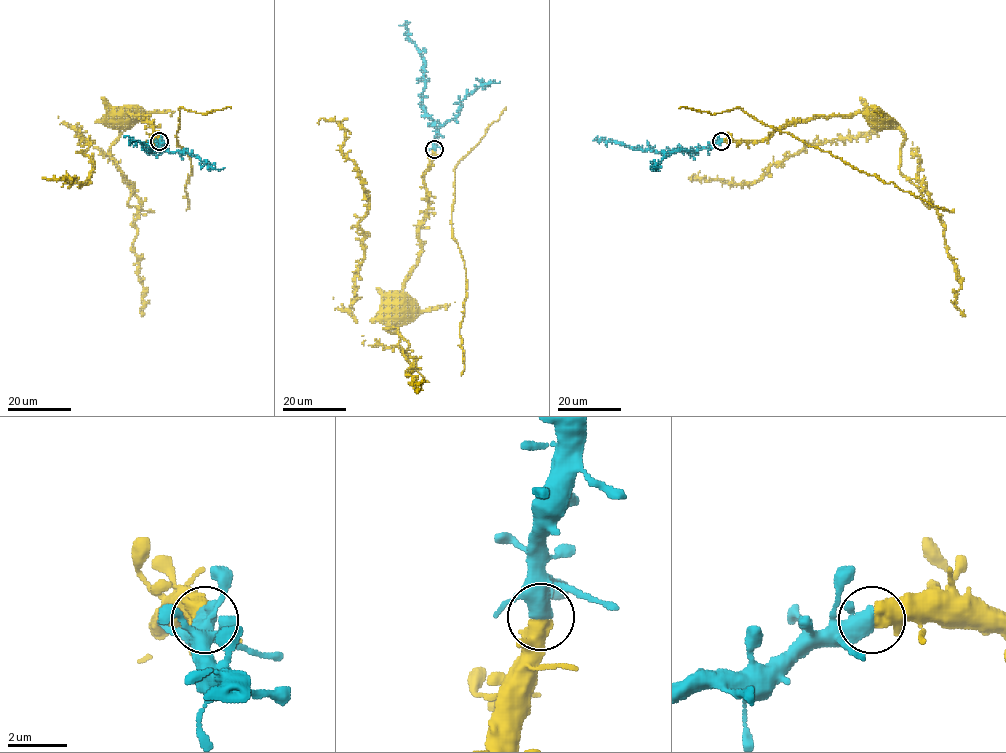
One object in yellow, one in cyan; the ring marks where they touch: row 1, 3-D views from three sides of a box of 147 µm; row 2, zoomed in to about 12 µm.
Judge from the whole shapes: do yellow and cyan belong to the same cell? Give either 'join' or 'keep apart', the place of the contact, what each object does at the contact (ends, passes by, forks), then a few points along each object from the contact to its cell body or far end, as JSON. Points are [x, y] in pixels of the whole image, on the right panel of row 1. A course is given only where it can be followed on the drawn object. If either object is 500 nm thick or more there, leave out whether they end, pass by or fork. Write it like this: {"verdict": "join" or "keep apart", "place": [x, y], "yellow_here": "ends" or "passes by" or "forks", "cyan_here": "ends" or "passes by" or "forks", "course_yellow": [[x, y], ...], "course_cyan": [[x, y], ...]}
{"verdict": "join", "place": [721, 141], "course_yellow": [[722, 141], [758, 141], [803, 120], [849, 116], [869, 108], [878, 108]], "course_cyan": [[722, 141], [695, 149], [656, 153], [599, 140], [597, 135]]}

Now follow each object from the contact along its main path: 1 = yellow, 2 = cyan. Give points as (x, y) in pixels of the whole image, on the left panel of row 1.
1: (159, 141), (149, 141), (153, 129), (144, 120), (146, 116), (134, 116), (129, 112), (138, 108)
2: (159, 141), (161, 148), (148, 149), (149, 153), (142, 143), (124, 135)

